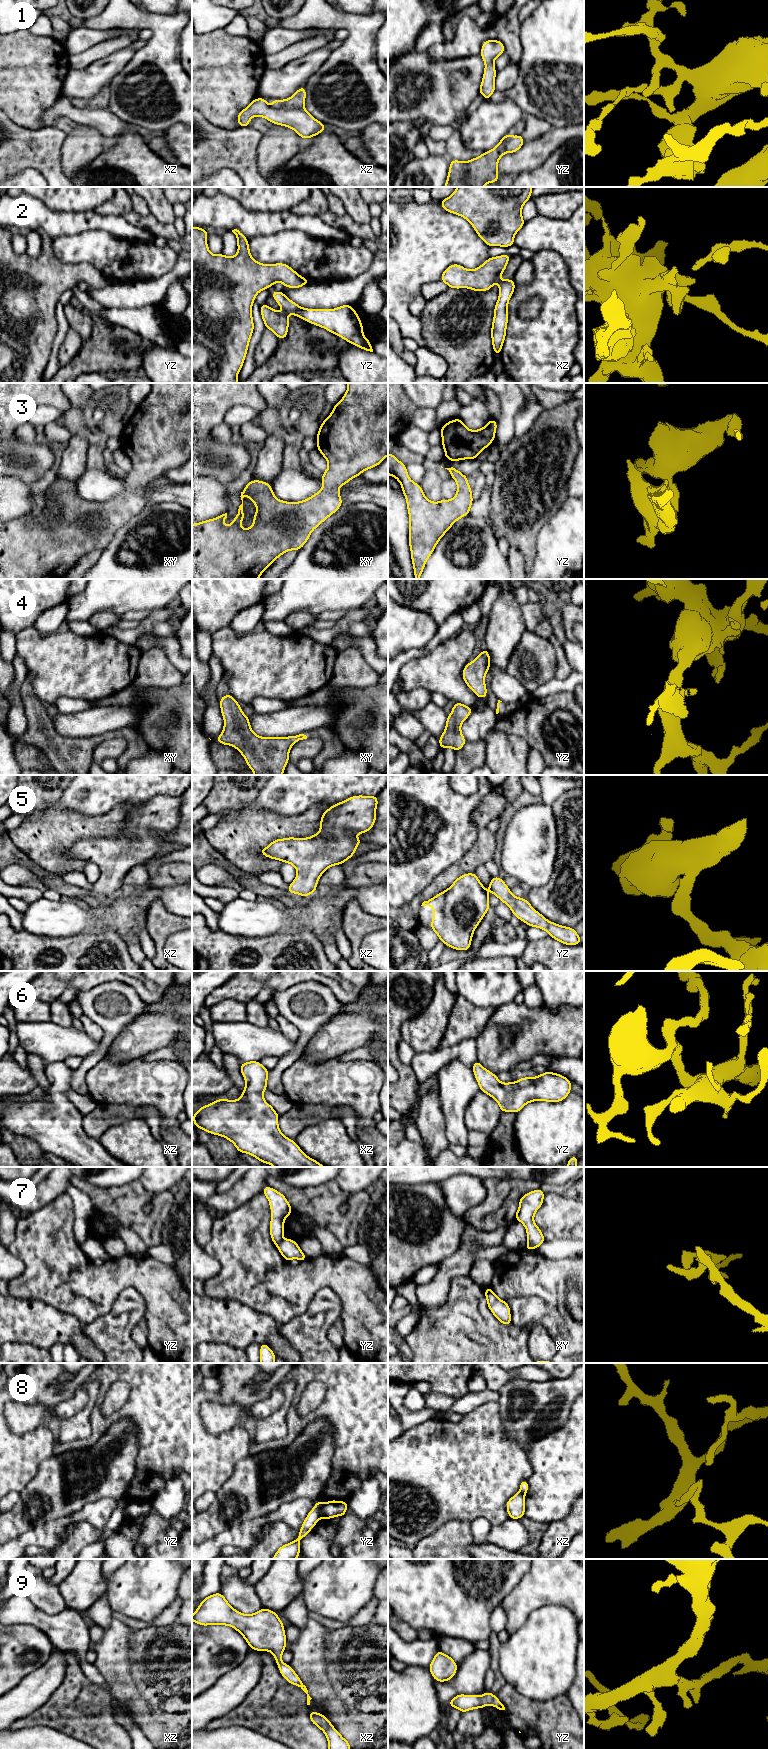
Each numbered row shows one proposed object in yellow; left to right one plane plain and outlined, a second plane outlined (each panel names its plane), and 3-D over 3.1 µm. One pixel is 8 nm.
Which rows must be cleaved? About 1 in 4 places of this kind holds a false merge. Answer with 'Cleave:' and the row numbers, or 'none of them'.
Cleave: 1, 7, 8

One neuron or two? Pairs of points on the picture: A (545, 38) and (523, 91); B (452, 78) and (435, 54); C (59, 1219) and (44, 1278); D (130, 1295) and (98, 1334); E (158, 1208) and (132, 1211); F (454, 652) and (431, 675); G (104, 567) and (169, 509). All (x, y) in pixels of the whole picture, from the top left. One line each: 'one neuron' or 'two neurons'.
A: one neuron
B: two neurons
C: one neuron
D: one neuron
E: one neuron
F: one neuron
G: one neuron

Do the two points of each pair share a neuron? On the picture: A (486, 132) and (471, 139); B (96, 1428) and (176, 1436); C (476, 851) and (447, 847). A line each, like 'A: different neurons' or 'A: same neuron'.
A: same neuron
B: same neuron
C: different neurons

